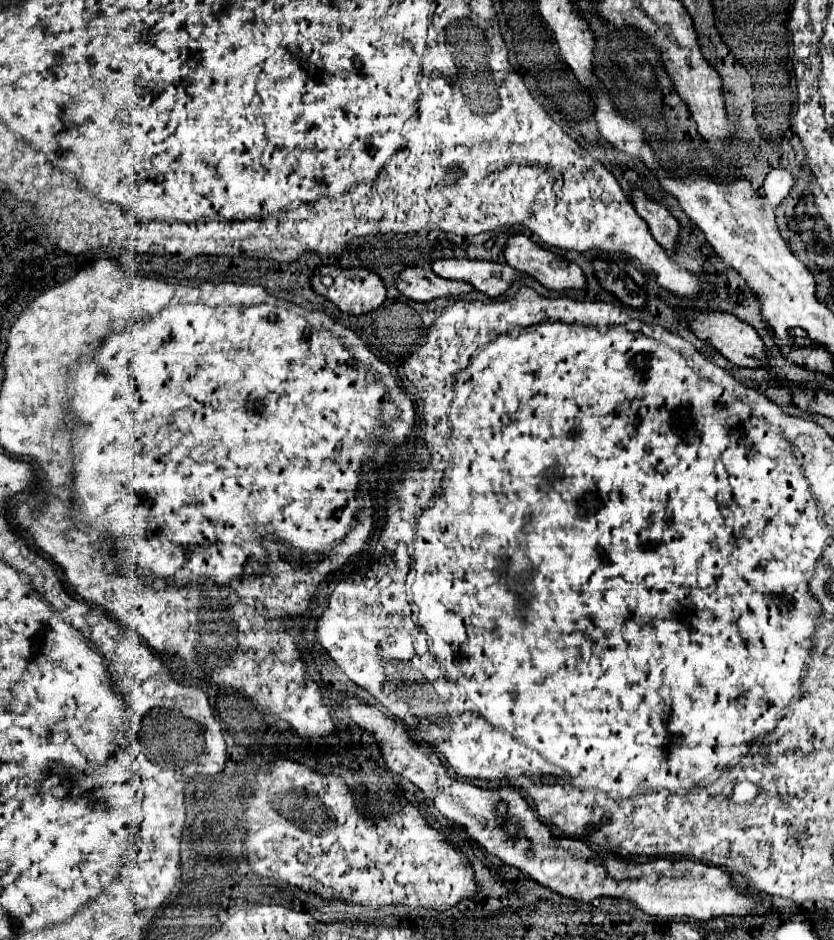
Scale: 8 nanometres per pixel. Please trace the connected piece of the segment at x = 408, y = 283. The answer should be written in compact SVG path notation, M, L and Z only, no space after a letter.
M418 266L404 268L402 274L398 274L396 278L396 288L404 298L414 302L428 302L440 296L468 294L472 290L468 282L446 280L430 272L430 268L418 268Z

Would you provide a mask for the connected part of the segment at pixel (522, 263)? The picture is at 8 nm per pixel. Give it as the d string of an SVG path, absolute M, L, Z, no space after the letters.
M522 234L508 238L504 258L514 270L532 276L548 290L582 288L586 284L586 278L576 264L560 258Z

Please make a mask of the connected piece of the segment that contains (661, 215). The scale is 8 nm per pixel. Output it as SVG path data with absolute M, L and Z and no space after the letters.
M632 190L632 202L636 212L646 220L654 240L664 248L664 250L674 250L676 246L676 236L678 236L678 222L674 220L674 216L658 202L650 200L648 196L644 196L638 190Z

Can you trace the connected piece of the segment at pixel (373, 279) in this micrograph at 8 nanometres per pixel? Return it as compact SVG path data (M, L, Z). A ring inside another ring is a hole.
M318 266L310 278L310 286L316 294L334 302L346 314L366 314L382 306L386 288L380 276L366 268L340 268L340 266ZM328 274L334 282L326 288L320 276Z

